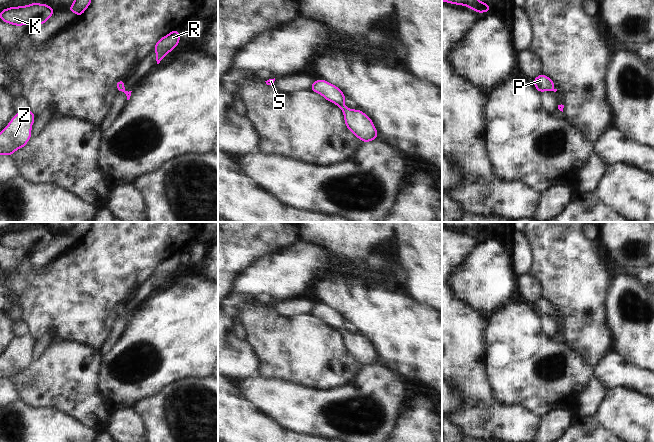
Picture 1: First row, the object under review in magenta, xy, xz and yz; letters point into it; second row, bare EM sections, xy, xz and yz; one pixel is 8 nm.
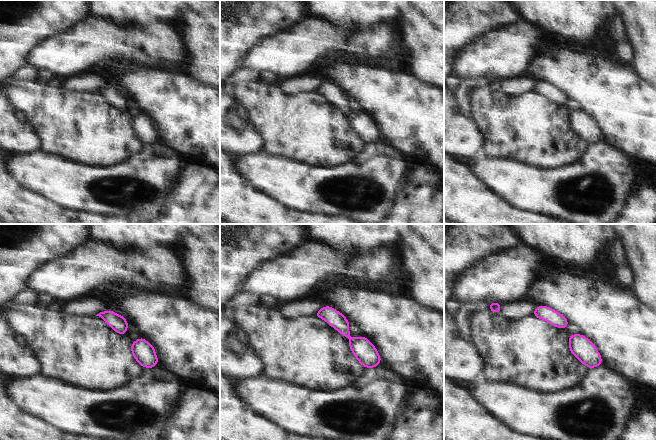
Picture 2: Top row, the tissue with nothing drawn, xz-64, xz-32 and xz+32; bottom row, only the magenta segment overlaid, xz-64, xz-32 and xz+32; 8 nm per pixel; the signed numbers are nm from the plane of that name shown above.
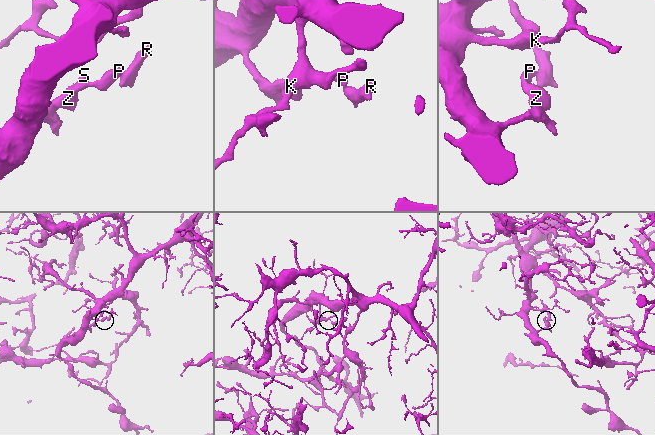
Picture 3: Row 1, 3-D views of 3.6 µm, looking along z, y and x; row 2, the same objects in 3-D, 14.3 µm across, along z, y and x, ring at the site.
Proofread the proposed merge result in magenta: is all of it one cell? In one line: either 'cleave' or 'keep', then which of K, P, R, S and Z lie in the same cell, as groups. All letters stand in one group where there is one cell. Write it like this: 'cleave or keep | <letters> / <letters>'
keep | K P R S Z

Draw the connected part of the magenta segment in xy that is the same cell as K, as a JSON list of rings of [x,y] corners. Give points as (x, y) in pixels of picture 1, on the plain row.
[[[31,227],[28,230],[10,231],[0,237],[0,243],[12,249],[28,249],[32,246],[36,250],[44,248],[52,239],[54,233],[47,228]]]

